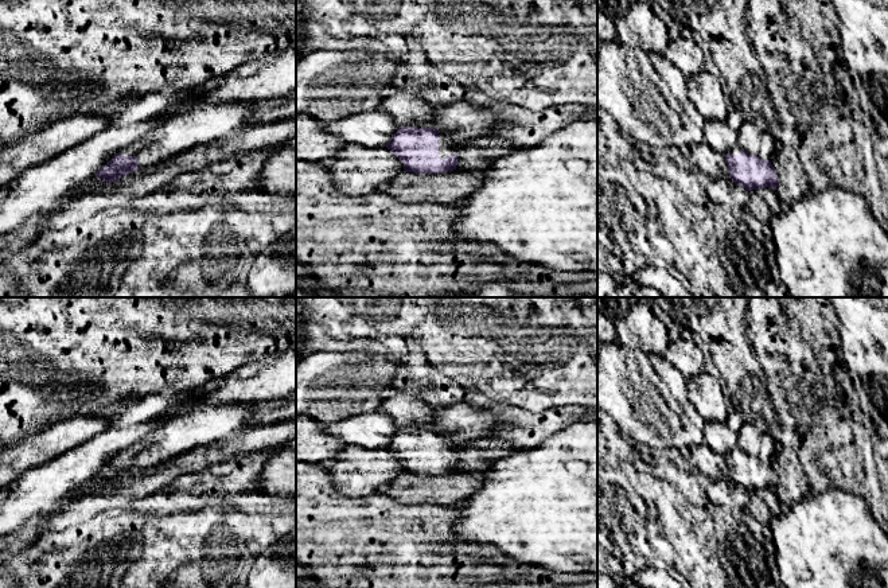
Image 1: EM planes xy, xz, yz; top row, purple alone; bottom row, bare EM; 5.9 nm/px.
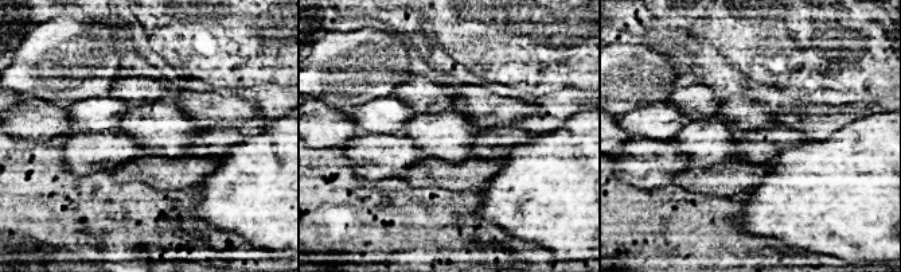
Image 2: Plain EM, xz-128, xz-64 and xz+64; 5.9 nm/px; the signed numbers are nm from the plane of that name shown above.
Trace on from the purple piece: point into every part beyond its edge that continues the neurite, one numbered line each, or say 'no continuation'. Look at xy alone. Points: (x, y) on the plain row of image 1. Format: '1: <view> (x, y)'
1: xy (211, 424)

